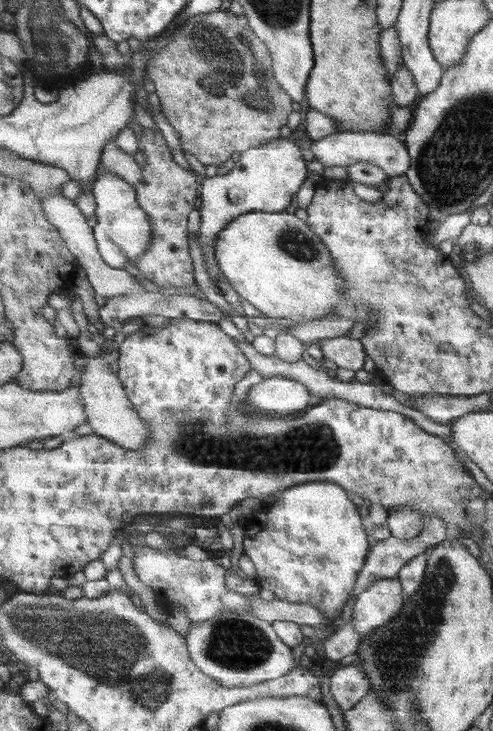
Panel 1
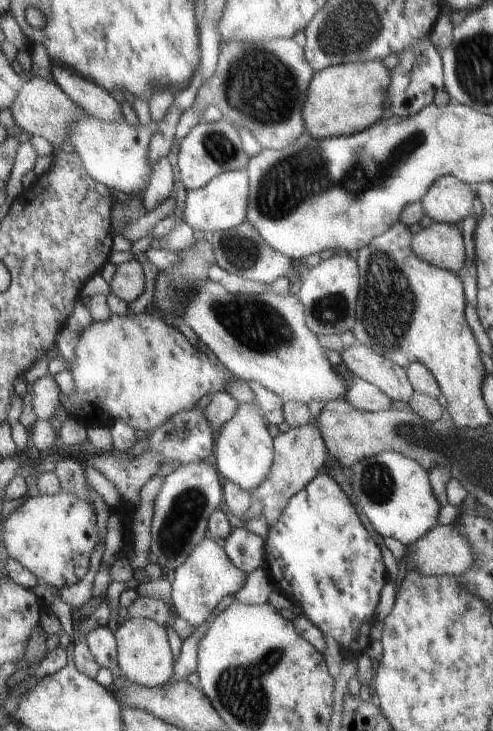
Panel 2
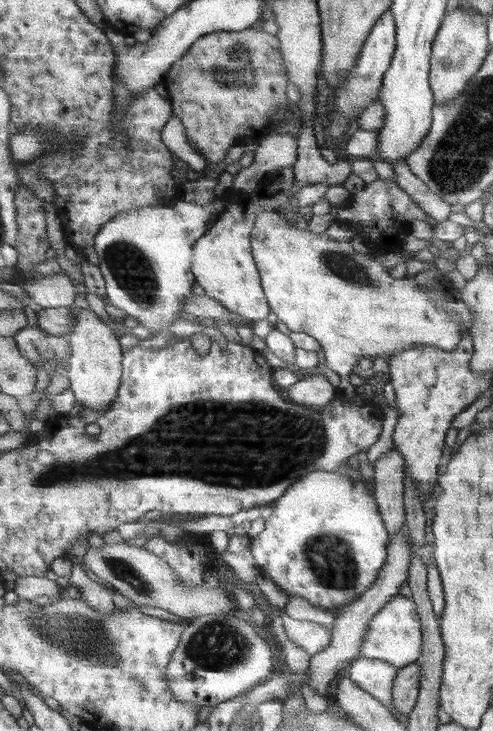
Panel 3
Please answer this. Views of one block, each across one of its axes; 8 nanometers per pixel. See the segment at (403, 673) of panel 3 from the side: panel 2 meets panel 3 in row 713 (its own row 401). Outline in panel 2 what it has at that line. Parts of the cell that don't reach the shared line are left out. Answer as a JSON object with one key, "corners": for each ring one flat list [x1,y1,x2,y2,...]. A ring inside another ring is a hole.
{"corners":[[359,342,345,347,340,355,355,376,375,384,389,395,391,400,399,400,409,406,416,390,404,367]]}

